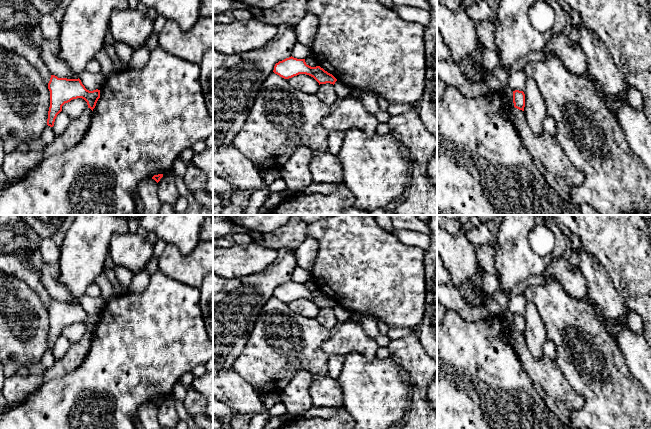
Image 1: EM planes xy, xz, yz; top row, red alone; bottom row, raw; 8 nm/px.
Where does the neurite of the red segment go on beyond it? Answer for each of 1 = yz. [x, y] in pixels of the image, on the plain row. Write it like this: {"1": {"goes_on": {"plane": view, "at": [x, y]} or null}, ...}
{"1": {"goes_on": null}}

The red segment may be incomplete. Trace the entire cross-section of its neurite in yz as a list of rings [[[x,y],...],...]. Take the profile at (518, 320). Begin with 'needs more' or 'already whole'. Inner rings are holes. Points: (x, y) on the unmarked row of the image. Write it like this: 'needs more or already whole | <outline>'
already whole | [[[519,314],[513,315],[513,327],[515,332],[524,335],[525,318],[523,315],[519,315]]]

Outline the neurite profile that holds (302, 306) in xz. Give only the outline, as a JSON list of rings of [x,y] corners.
[[[299,298],[287,303],[287,305],[292,311],[309,318],[316,318],[319,312],[319,307],[306,298]]]

